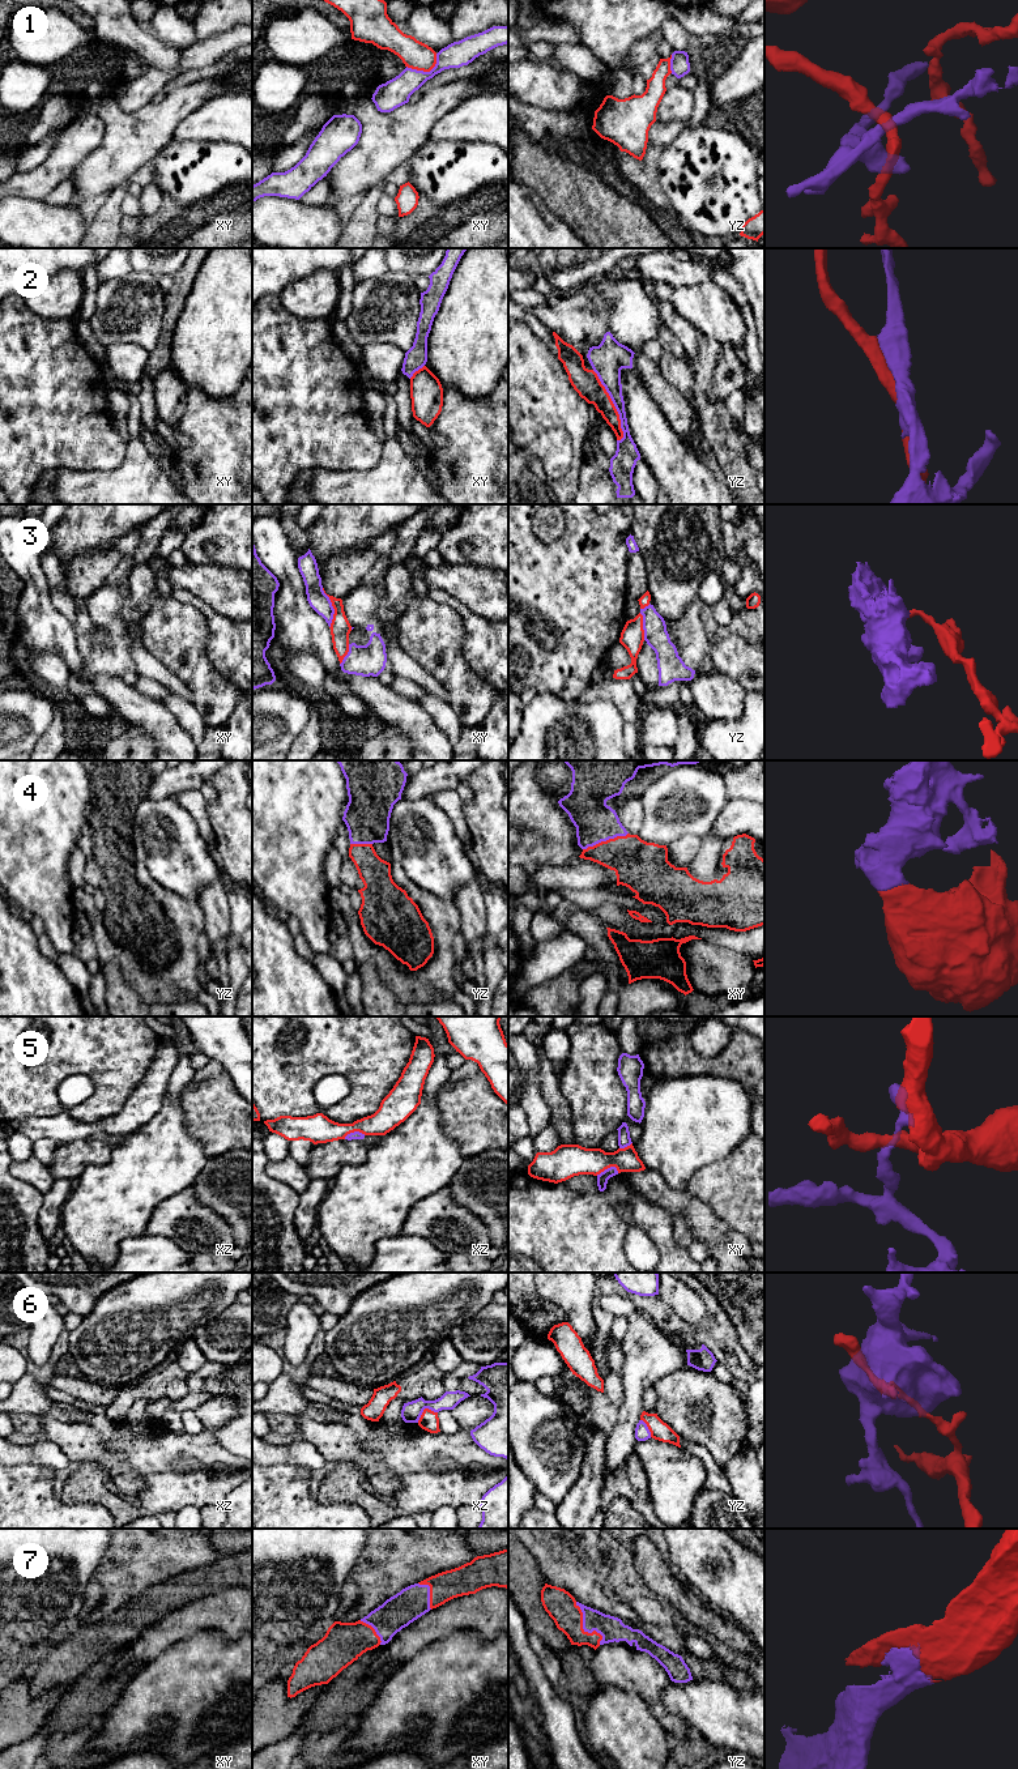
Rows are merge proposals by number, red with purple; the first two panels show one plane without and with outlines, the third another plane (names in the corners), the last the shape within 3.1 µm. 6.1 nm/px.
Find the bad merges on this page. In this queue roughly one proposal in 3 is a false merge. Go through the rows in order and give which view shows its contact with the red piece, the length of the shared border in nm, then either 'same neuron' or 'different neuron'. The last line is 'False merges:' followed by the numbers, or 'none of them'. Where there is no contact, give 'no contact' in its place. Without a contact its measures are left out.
1: xy | 200 nm | different neuron
2: yz | 480 nm | different neuron
3: xy | 260 nm | different neuron
4: xy | 300 nm | same neuron
5: xy | 150 nm | different neuron
6: xz | 140 nm | different neuron
7: yz | 300 nm | same neuron
False merges: 1, 2, 3, 5, 6

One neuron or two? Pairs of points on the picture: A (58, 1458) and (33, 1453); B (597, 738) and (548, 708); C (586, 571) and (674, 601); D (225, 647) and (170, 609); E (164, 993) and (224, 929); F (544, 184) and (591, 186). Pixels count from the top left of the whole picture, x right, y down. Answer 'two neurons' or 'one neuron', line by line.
A: one neuron
B: one neuron
C: two neurons
D: two neurons
E: two neurons
F: one neuron

